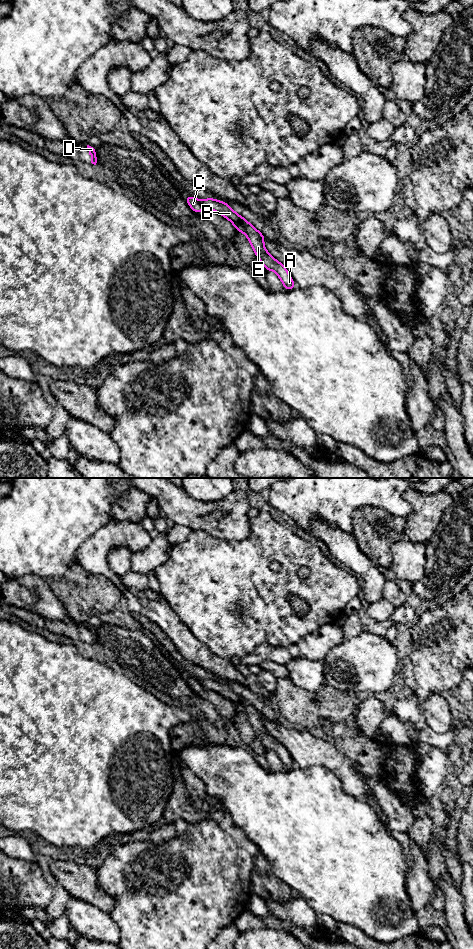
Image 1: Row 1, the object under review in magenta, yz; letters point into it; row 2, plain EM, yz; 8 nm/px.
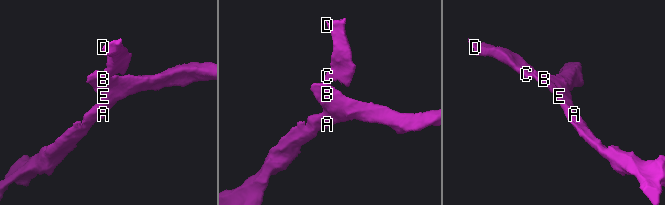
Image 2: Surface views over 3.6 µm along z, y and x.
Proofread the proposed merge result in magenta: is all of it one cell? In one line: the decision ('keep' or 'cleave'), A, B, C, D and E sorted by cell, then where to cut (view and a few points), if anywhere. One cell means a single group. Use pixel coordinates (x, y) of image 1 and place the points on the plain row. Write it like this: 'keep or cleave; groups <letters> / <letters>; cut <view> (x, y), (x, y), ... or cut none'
cleave; groups A B E / C D; cut yz (201, 681), (204, 687)

